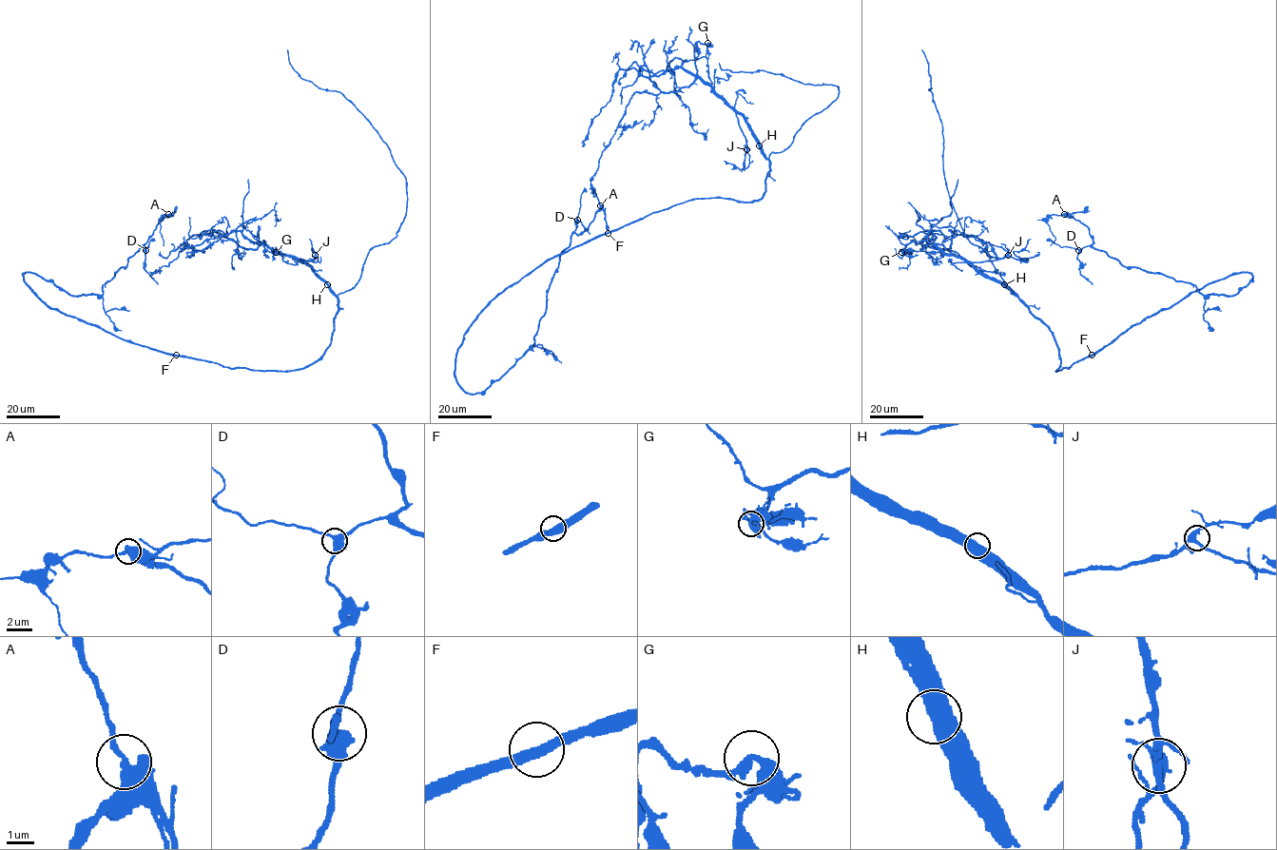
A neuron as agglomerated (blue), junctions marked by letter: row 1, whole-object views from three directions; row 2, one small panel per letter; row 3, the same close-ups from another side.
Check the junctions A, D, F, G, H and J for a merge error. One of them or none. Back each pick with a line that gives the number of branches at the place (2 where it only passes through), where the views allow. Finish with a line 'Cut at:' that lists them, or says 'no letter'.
Cut at: no letter

